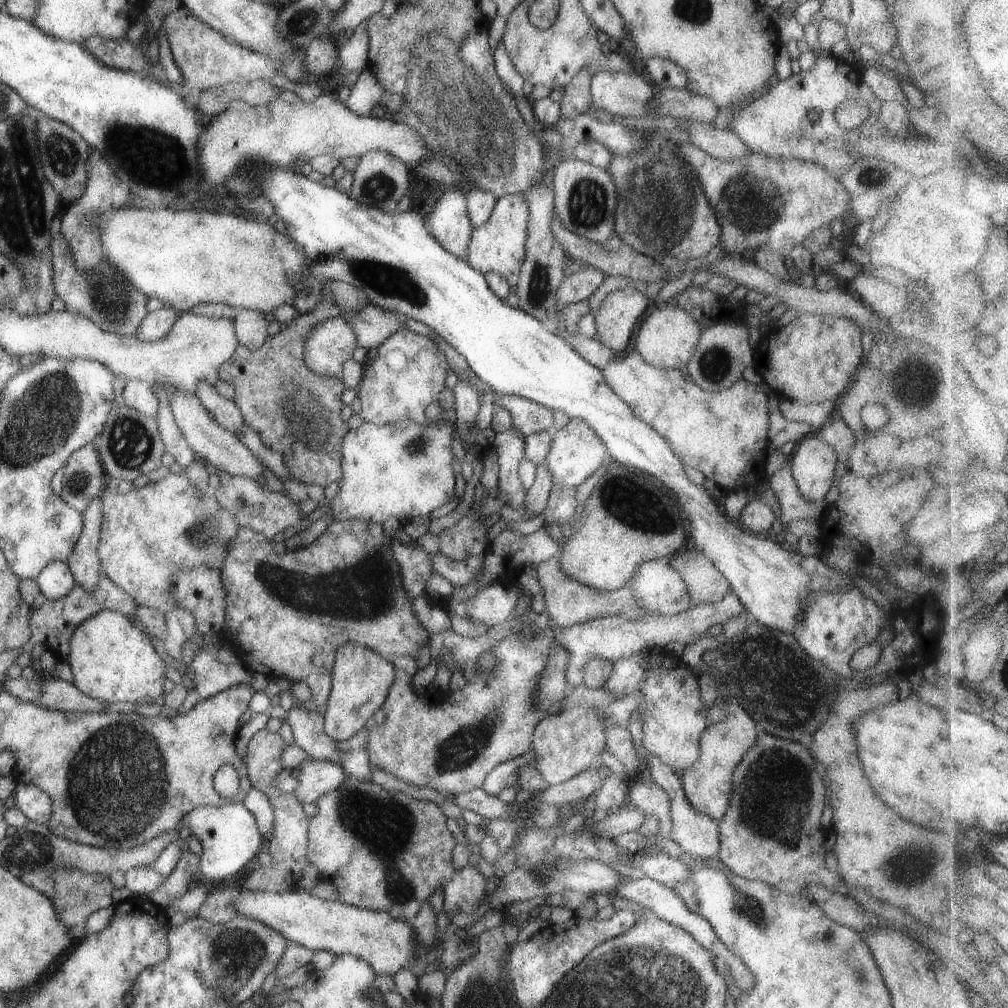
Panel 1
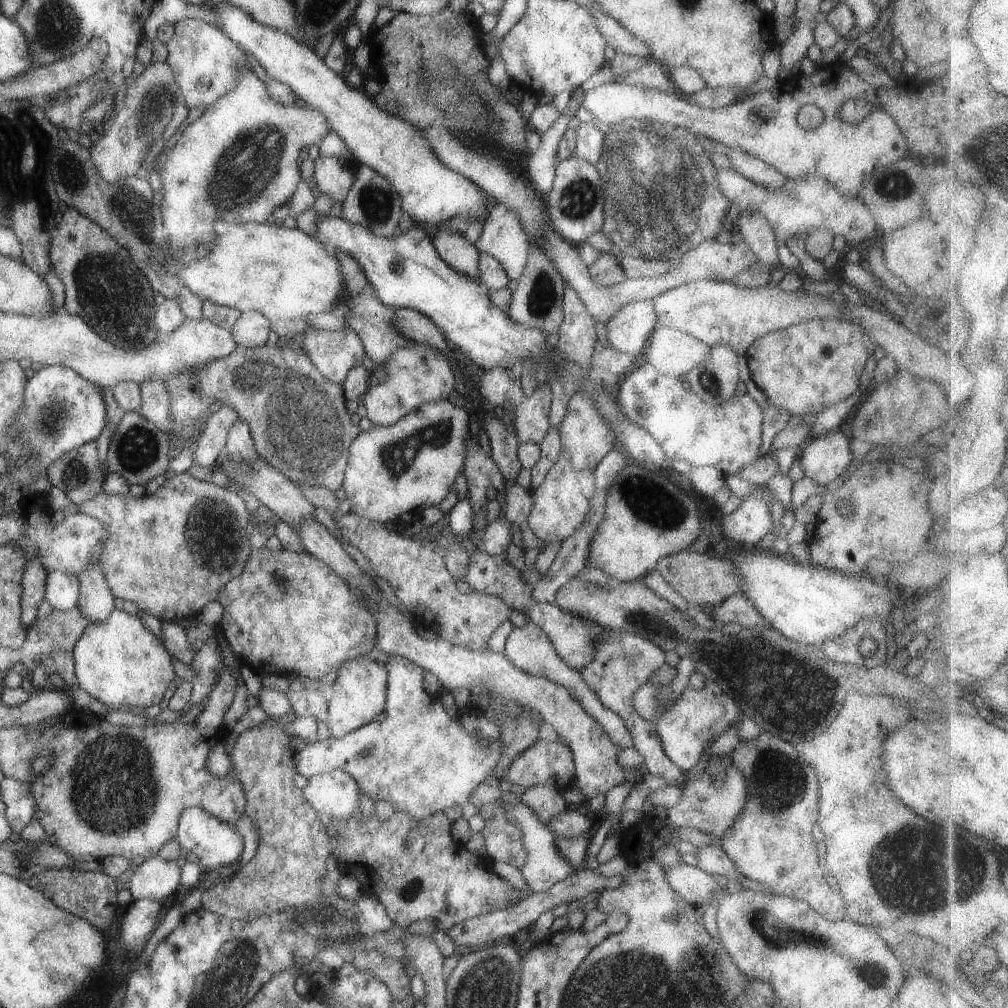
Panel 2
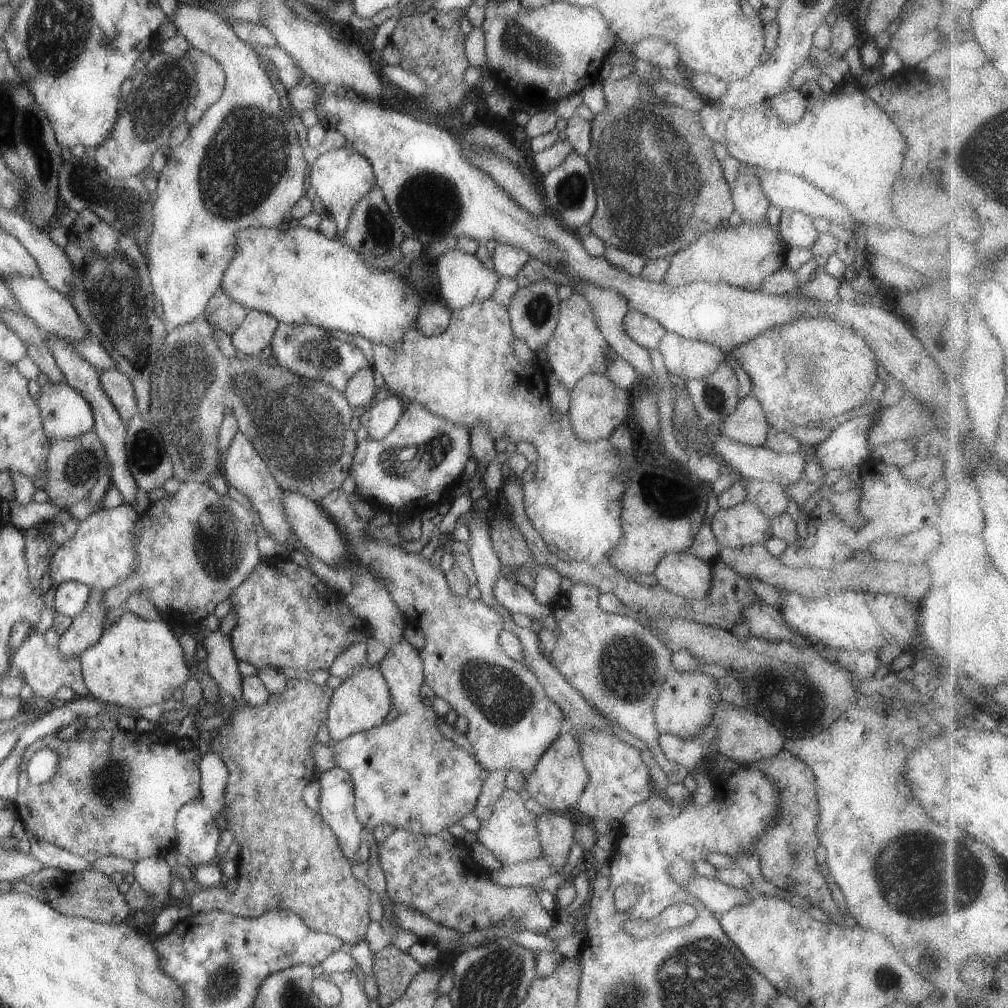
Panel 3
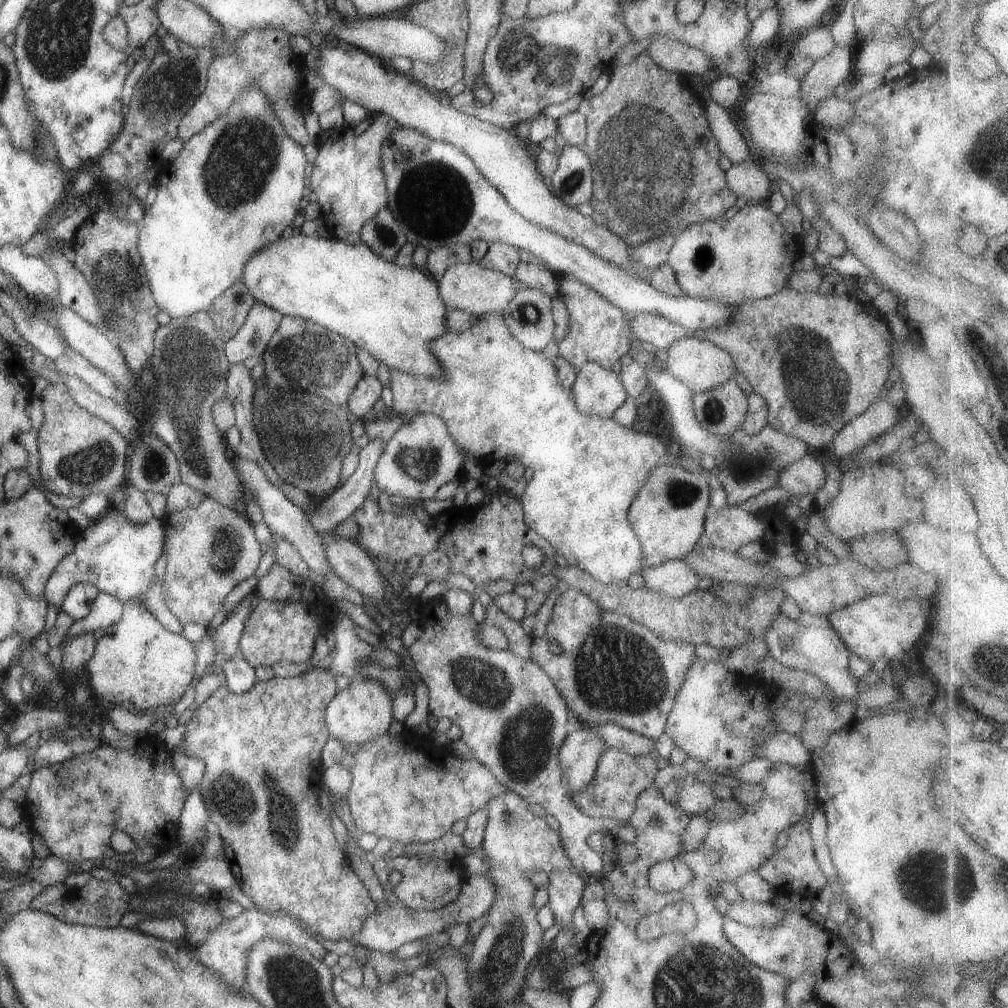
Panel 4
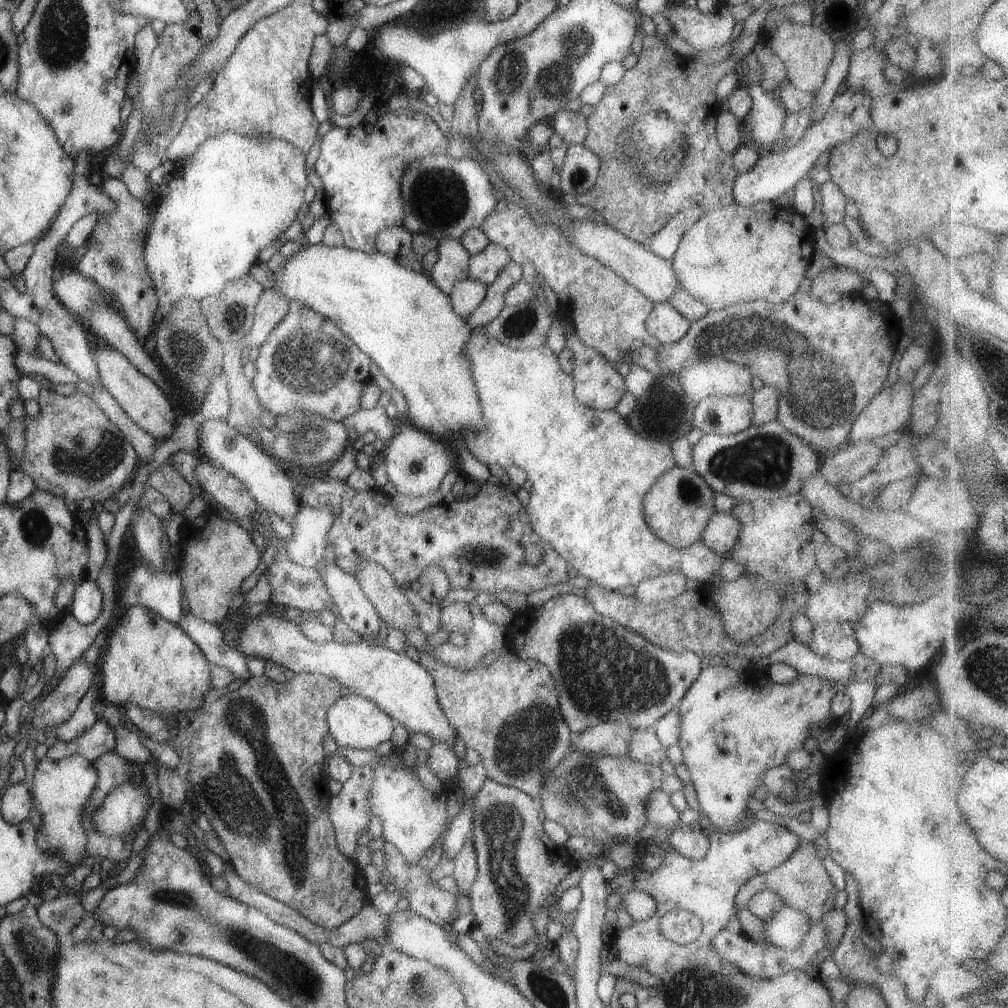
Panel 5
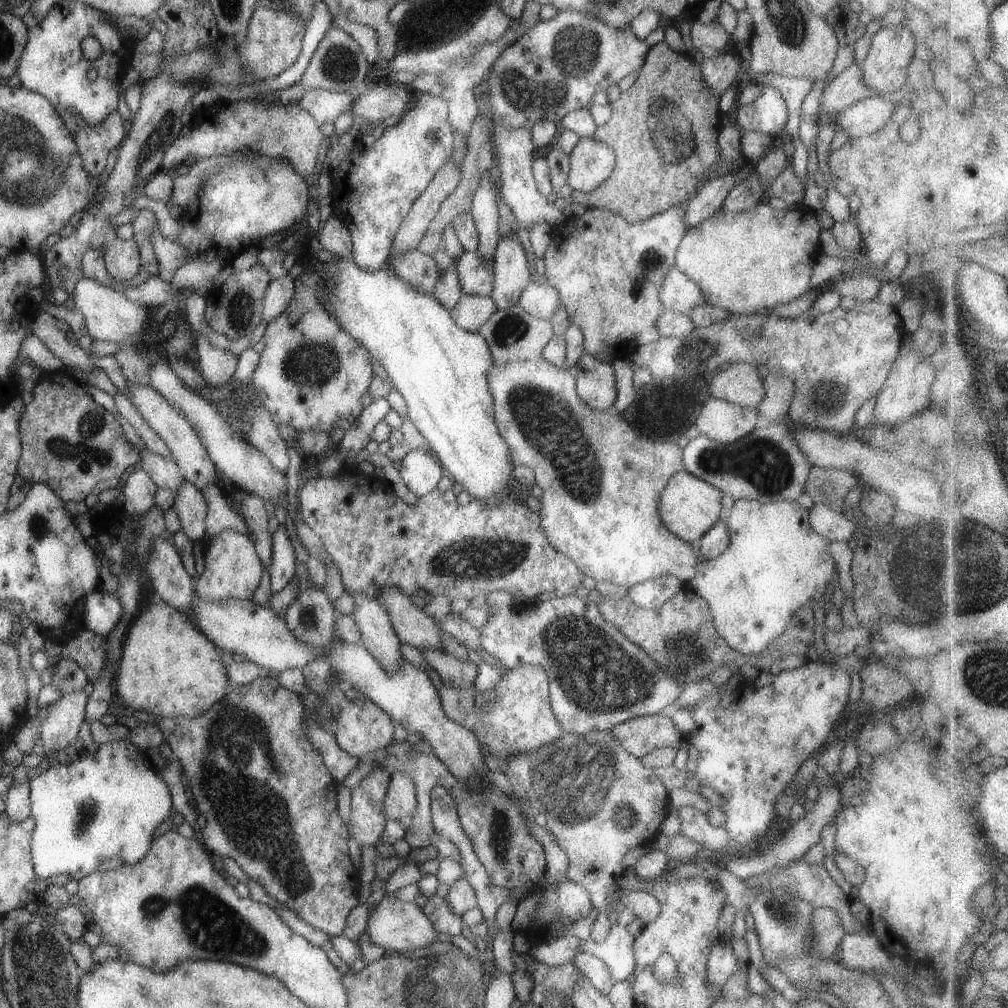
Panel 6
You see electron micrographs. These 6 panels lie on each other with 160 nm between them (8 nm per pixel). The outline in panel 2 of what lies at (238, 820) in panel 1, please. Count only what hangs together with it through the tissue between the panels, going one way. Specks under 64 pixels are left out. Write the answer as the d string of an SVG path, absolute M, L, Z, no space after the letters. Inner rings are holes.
M187 807L179 815L175 839L179 843L182 854L193 852L197 856L198 868L205 874L217 866L223 868L238 861L242 849L242 839L234 831L234 824L219 820L202 808ZM158 855L146 857L129 880L132 900L151 897L165 900L179 885L181 860L167 861Z

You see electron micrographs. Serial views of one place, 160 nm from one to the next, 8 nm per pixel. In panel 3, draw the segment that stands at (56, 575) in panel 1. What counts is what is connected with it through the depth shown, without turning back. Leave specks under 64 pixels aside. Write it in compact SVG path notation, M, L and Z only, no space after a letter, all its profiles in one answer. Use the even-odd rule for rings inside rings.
M77 581L58 584L54 588L52 600L55 613L73 618L83 610L88 599L90 588Z

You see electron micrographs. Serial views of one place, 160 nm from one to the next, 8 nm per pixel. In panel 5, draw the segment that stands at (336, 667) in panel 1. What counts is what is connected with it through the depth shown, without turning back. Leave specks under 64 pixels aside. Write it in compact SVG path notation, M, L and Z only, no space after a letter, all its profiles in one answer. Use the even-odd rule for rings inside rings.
M349 693L340 696L325 713L328 734L333 738L337 747L351 747L354 749L374 749L377 744L389 739L395 725L371 700Z

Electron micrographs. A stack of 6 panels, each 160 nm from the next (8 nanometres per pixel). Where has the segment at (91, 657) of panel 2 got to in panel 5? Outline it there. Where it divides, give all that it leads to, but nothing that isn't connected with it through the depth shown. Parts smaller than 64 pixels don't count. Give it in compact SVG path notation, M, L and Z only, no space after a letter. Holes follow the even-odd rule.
M131 605L117 615L117 622L108 636L106 649L99 658L99 686L103 702L120 709L134 705L147 710L191 710L201 704L210 688L210 664L199 647L171 621L163 620L152 610Z

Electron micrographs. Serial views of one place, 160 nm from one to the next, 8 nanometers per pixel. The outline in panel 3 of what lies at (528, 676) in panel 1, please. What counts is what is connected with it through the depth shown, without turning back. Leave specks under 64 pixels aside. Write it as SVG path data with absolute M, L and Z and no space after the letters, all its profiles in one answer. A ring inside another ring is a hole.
M405 639L395 641L376 667L385 679L393 706L399 711L397 718L329 744L334 766L346 770L351 777L352 812L359 824L371 831L380 825L422 835L434 835L442 828L456 831L456 822L472 812L487 772L461 746L444 738L434 726L437 716L430 707L422 704L419 696L424 681L422 662L418 652Z

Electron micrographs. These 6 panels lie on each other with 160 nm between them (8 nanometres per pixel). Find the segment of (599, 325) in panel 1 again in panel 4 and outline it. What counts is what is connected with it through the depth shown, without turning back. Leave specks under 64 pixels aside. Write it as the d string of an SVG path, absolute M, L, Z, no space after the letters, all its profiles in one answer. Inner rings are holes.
M635 313L630 319L630 327L639 342L647 342L656 349L664 350L690 333L677 323L649 313Z

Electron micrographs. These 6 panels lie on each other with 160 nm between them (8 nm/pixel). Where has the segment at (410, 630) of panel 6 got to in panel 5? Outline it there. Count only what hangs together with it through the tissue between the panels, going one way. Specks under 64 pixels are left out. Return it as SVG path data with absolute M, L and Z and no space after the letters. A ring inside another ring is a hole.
M362 561L358 565L358 570L353 574L356 578L359 588L363 591L363 594L367 597L367 600L371 601L379 618L390 628L398 628L401 632L407 631L411 627L417 627L417 617L413 611L413 607L407 601L407 597L403 593L403 590L397 588L395 581L391 578L391 575L378 564L371 561Z

